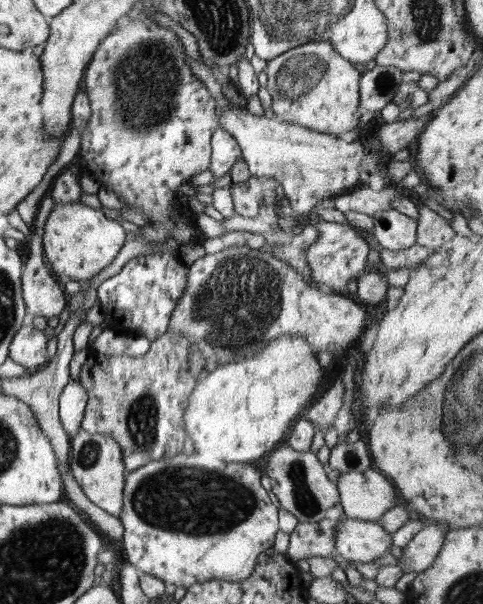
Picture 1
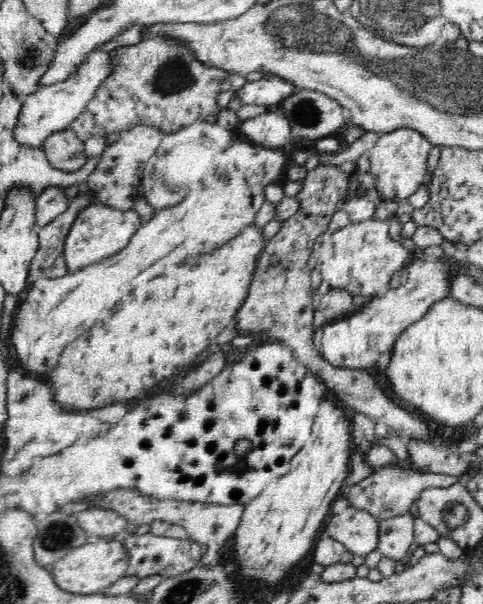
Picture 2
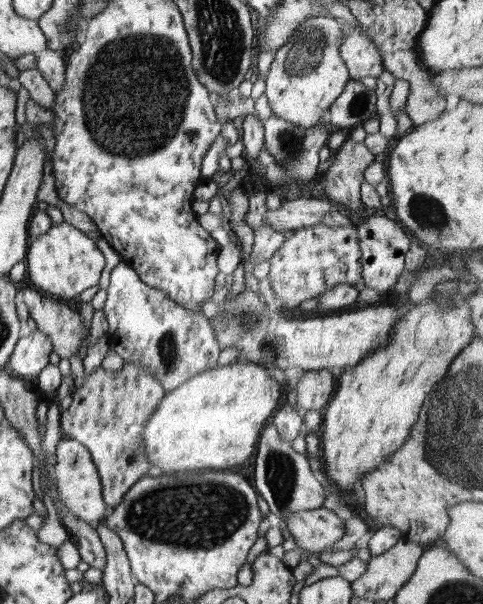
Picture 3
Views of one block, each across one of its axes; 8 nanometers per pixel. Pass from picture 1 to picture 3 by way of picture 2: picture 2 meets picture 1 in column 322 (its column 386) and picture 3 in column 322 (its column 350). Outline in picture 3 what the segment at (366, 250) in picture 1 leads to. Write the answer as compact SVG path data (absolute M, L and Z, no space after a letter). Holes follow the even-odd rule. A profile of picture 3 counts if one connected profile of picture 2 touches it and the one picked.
M324 222L316 223L288 235L270 260L268 278L272 281L274 293L283 300L281 308L291 309L337 284L355 285L362 278L361 256L354 226L331 227Z

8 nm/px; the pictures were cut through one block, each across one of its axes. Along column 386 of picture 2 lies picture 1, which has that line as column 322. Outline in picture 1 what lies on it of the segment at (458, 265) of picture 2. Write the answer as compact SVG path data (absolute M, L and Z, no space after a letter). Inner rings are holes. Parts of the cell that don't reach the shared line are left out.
M232 245L216 254L198 258L188 268L187 285L172 311L169 330L195 342L197 350L206 358L216 359L218 365L252 358L269 340L285 334L303 336L315 354L325 350L334 350L335 354L336 350L346 351L355 346L366 329L366 312L353 296L325 293L311 287L294 268L276 260L272 253L260 252L248 245Z

